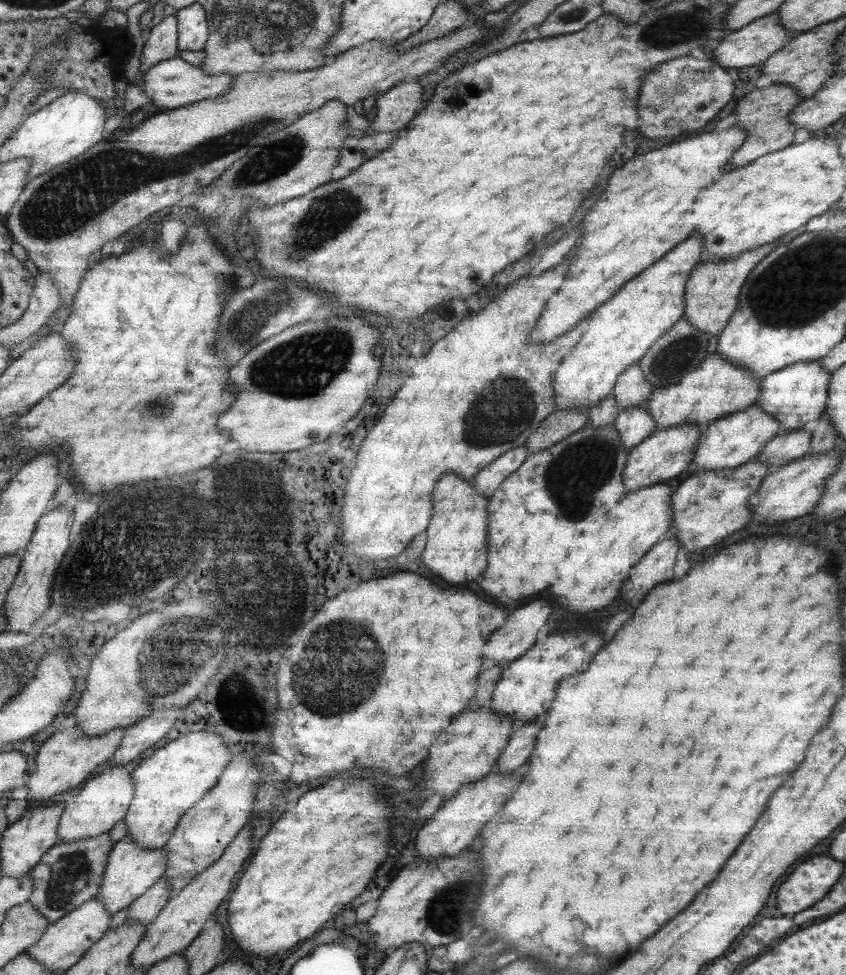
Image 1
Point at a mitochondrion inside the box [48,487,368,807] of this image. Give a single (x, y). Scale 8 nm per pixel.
(167, 663)

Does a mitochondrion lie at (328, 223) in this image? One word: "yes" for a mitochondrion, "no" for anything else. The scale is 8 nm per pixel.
yes

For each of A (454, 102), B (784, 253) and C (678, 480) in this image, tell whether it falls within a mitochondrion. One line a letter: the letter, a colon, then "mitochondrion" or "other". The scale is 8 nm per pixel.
A: mitochondrion
B: other
C: other

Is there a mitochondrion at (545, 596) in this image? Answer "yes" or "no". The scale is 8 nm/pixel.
no

